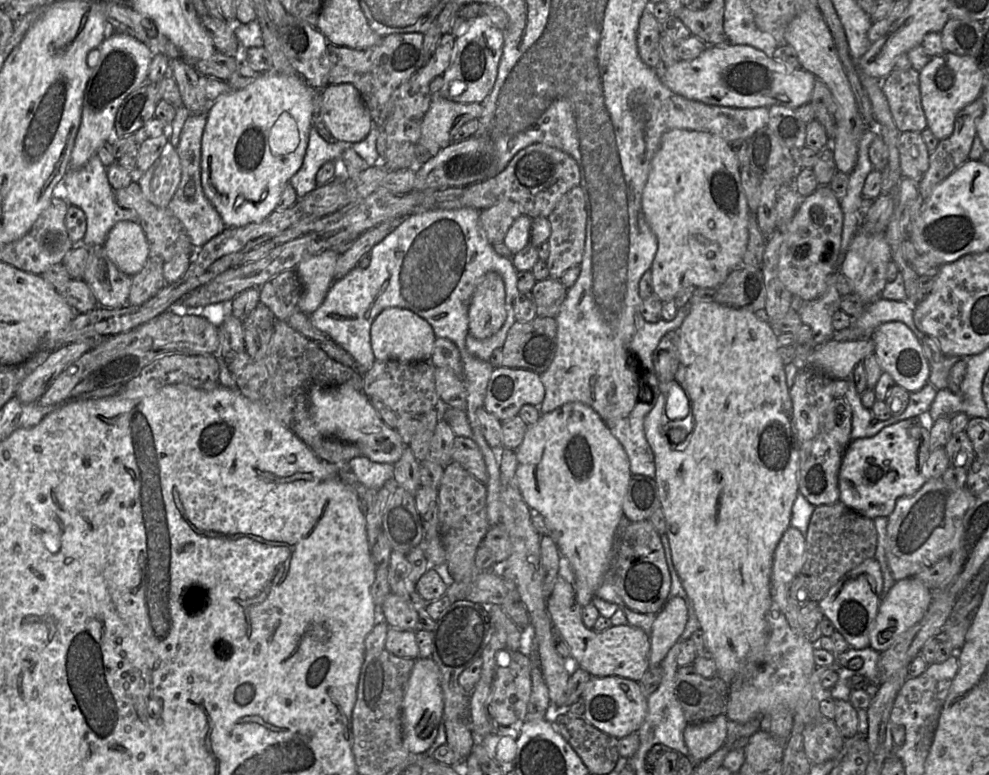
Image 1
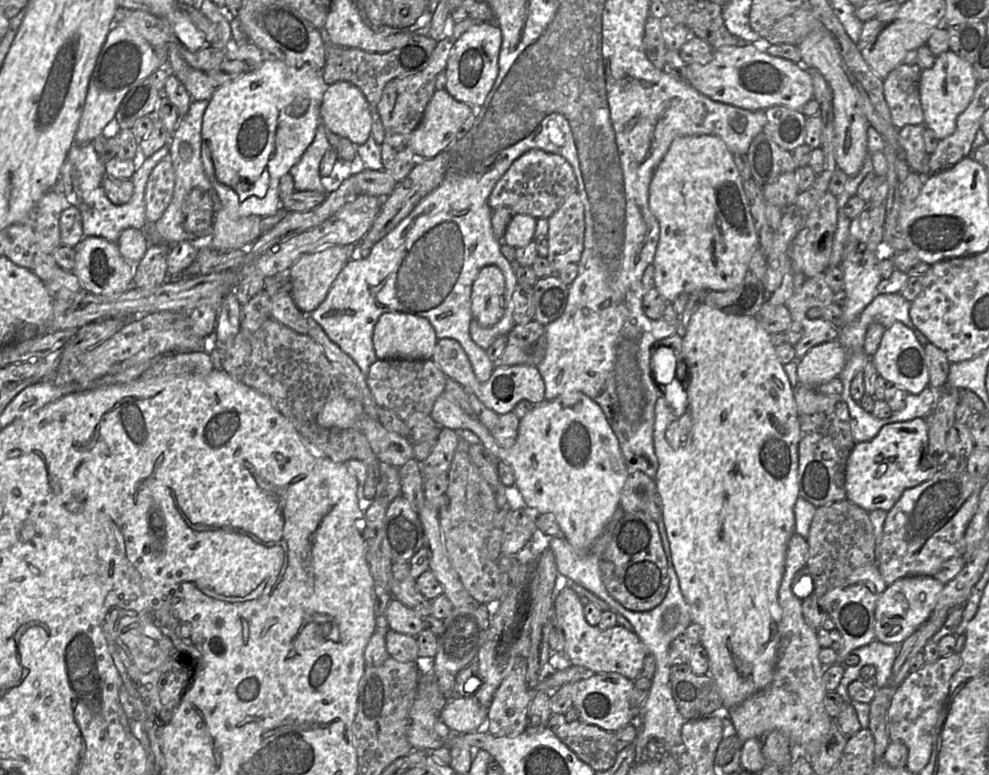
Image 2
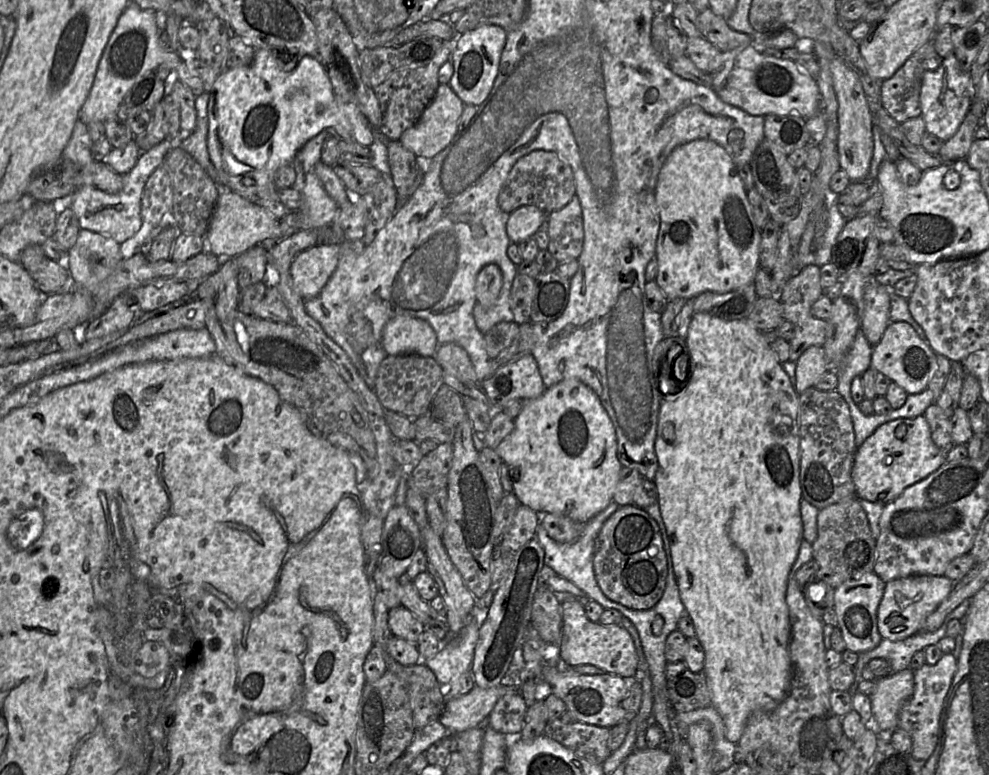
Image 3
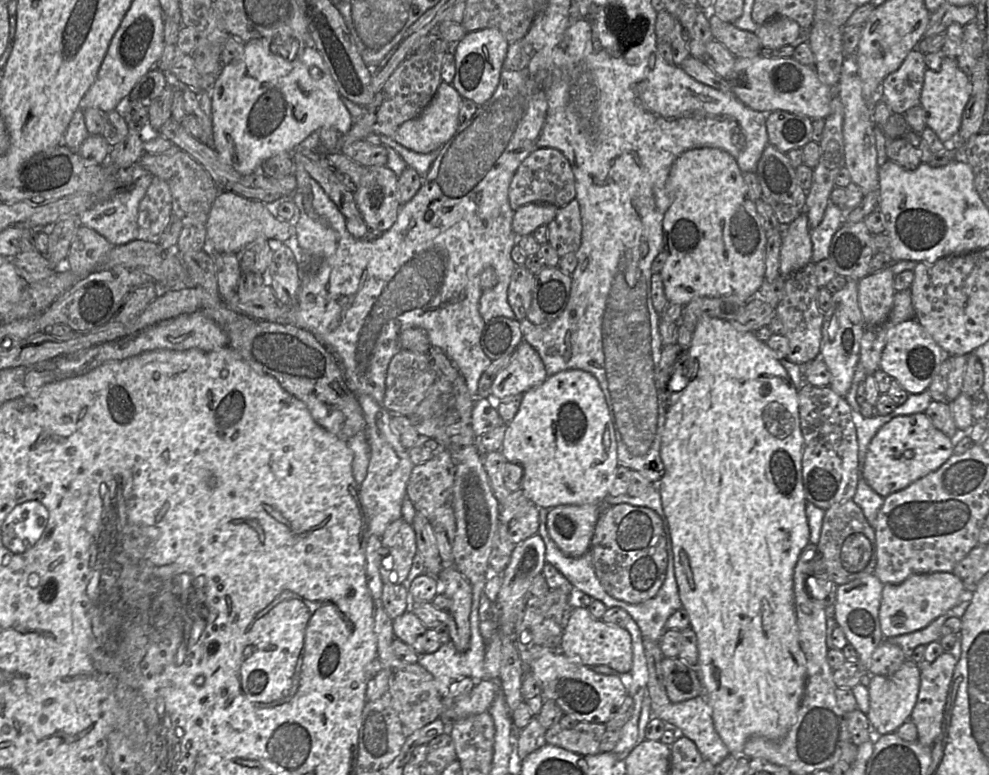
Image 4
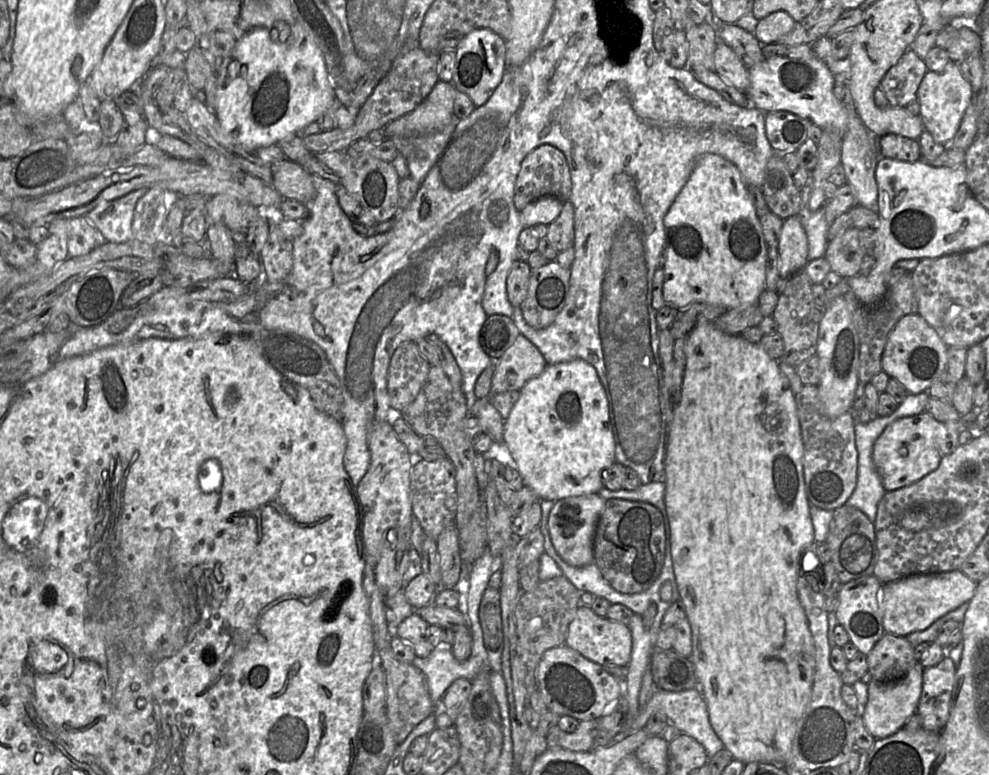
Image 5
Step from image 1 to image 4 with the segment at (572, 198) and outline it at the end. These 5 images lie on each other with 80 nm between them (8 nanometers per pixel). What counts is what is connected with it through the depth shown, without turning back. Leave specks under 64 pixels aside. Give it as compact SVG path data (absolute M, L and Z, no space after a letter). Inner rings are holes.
M576 198L558 209L555 218L547 224L548 242L559 257L579 249L581 245L581 215Z

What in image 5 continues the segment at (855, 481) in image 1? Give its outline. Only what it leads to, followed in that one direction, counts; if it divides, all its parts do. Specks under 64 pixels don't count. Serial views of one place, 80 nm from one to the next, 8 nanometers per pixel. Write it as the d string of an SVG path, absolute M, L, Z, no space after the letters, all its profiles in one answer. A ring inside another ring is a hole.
M926 411L889 424L875 441L872 452L886 492L913 484L937 469L941 461L959 446L961 425L961 418L943 423Z

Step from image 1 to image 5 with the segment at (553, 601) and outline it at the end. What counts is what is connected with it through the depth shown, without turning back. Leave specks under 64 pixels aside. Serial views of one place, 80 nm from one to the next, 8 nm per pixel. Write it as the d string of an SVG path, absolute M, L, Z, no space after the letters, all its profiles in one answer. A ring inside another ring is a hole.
M579 606L569 624L565 645L597 664L627 667L632 652L632 634L628 625L598 616L589 606Z

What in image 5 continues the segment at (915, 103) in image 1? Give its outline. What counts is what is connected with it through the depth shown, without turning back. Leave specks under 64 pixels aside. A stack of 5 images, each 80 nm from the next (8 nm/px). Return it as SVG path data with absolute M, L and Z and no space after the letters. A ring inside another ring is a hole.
M907 49L897 64L887 71L879 85L890 106L906 108L916 101L918 88L927 71L924 60Z

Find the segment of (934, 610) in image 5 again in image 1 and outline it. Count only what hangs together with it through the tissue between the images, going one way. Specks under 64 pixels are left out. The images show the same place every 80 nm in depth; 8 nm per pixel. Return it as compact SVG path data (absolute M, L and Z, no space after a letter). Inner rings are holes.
M910 577L895 582L880 602L877 616L869 633L869 646L879 653L890 648L903 633L923 619L931 601L932 590L917 578Z

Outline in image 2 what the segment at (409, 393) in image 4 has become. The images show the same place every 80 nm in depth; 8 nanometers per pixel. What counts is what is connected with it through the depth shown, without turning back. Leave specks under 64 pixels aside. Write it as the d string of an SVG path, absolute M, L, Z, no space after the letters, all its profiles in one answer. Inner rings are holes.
M377 359L371 365L366 380L377 405L406 420L414 413L431 413L435 401L444 392L447 377L432 359Z

